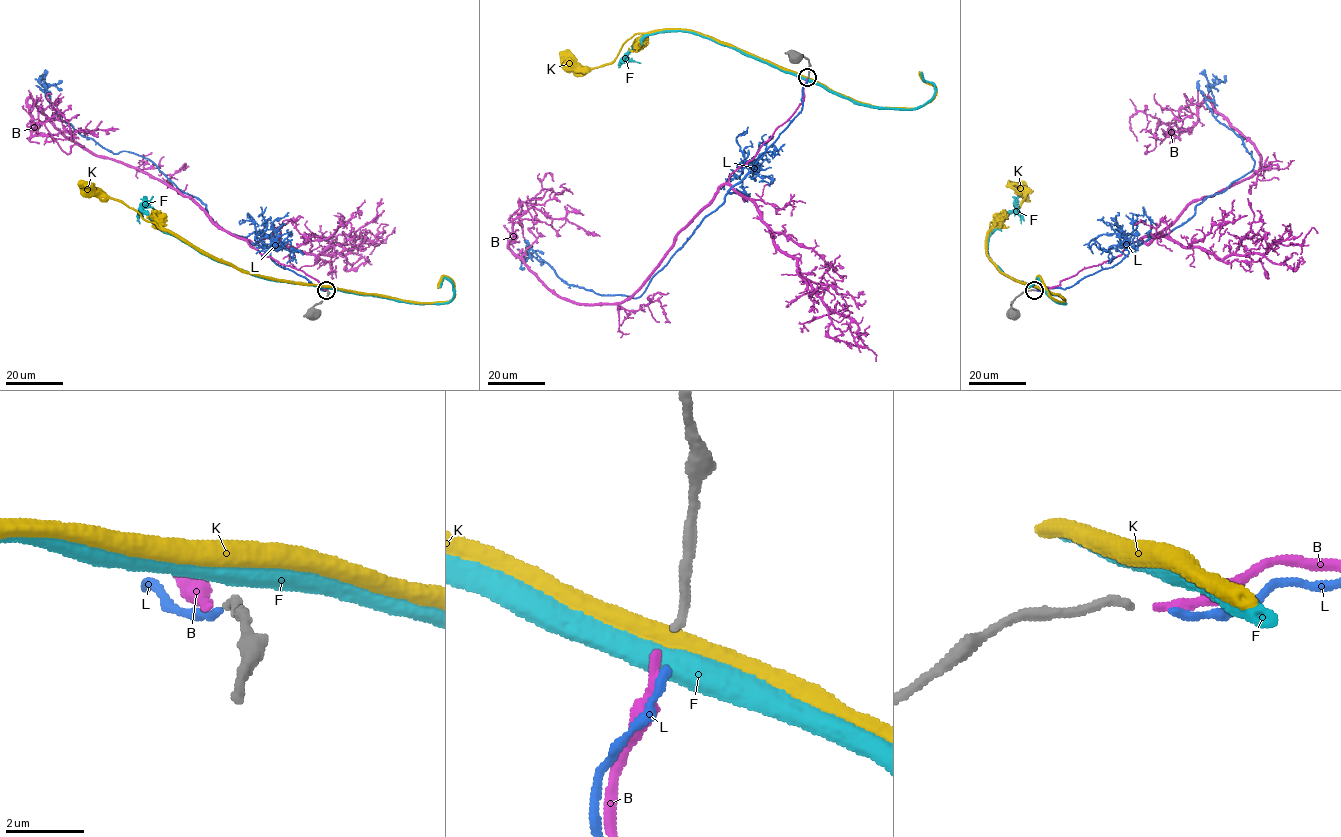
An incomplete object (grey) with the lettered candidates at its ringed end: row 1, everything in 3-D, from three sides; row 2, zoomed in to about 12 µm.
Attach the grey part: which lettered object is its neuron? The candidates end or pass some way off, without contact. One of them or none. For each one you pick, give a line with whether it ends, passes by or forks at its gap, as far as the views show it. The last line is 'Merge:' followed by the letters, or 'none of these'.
B: it ends
Merge: B

